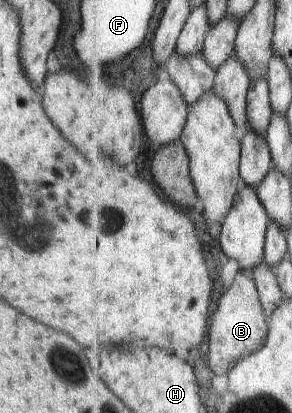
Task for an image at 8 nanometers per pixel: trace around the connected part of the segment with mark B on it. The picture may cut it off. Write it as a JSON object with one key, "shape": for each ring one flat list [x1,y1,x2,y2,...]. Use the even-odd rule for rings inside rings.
{"shape":[[242,271,234,286,231,286,219,299,218,309,211,316,210,362,218,375,229,372,246,357,261,351,271,334,270,317,264,306,261,290,249,271]]}

